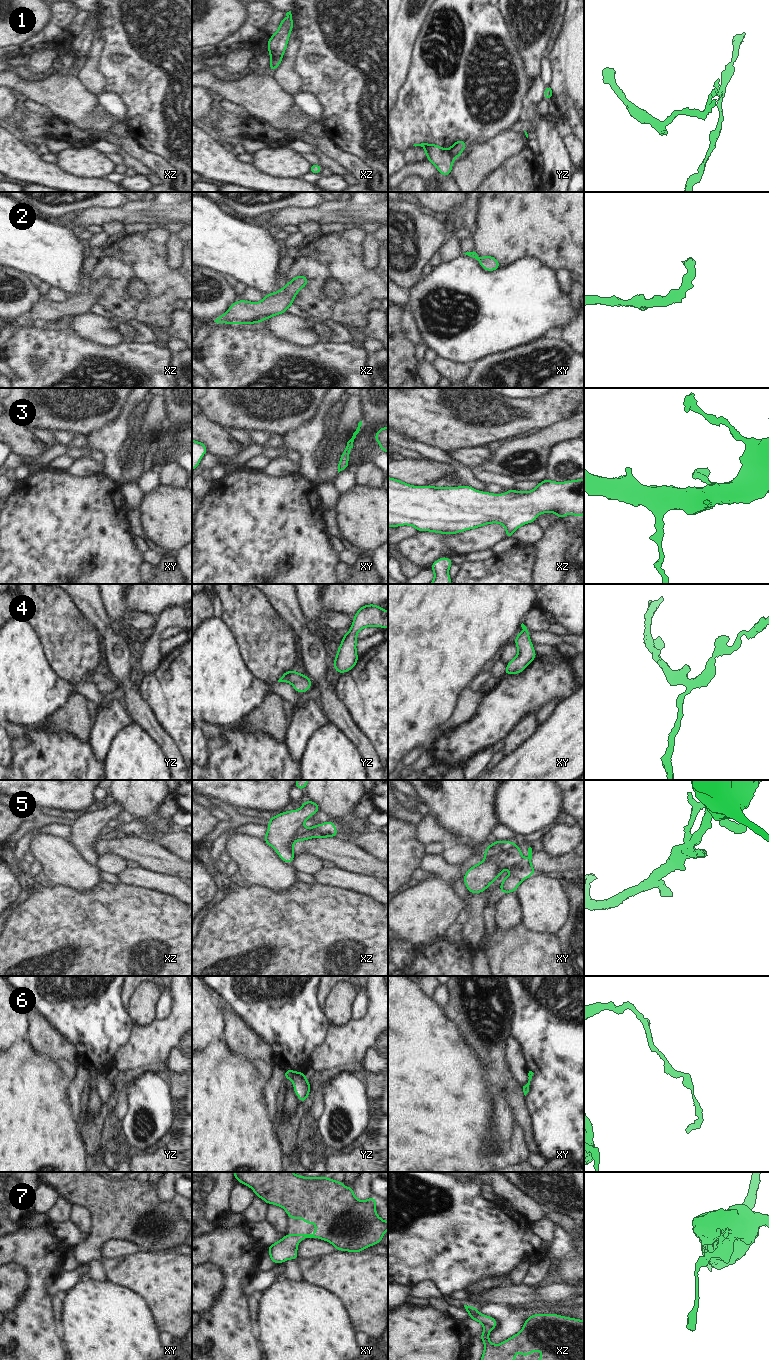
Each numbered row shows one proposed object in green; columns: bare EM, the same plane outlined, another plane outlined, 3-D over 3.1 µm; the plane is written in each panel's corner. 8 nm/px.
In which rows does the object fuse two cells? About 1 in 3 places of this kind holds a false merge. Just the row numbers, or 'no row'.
1, 5

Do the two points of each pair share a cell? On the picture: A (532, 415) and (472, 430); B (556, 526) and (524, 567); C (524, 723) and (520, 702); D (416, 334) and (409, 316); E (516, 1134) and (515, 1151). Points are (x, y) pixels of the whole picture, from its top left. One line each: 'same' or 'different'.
A: same
B: different
C: different
D: same
E: same

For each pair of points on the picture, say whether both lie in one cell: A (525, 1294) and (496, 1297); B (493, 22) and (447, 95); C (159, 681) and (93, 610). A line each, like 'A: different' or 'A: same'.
A: same
B: same
C: different

